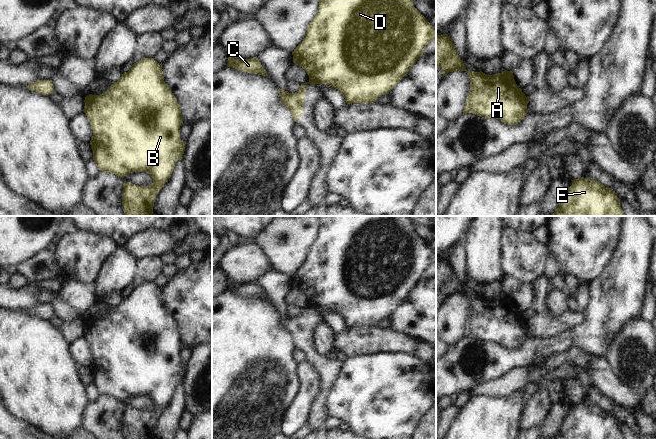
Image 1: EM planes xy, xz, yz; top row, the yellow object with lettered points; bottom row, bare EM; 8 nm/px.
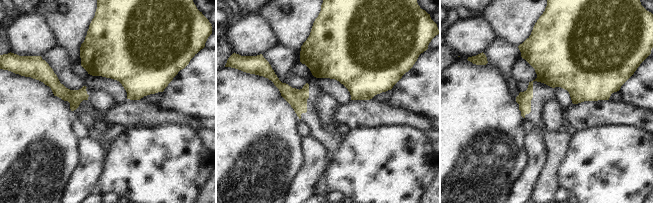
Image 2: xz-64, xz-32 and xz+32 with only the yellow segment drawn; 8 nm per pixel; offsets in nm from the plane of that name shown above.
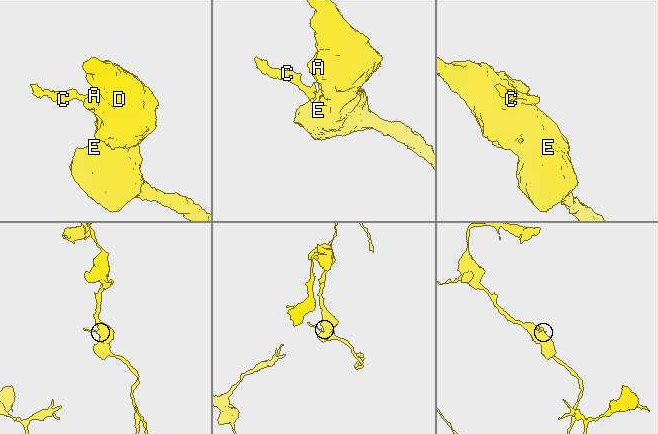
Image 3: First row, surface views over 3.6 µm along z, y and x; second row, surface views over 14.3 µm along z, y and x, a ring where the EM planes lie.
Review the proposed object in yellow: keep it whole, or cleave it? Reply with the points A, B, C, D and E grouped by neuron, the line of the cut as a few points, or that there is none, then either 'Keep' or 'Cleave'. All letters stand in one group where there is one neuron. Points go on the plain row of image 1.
Groups: A B D E / C. Split along xz (309, 305), (314, 308). Cleave

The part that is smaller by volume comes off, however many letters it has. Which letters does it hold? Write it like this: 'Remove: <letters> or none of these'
Remove: C

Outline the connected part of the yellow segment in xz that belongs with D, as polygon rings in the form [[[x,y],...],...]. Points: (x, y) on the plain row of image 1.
[[[322,216],[319,217],[317,238],[309,248],[302,267],[294,273],[292,279],[293,286],[307,296],[309,306],[312,308],[325,308],[338,313],[347,328],[374,327],[378,321],[389,318],[393,311],[409,296],[417,283],[423,279],[426,269],[434,263],[436,263],[436,254],[413,230],[413,223],[407,216]]]

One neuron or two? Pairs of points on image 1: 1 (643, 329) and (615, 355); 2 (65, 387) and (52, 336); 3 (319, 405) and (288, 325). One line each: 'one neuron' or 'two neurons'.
1: one neuron
2: one neuron
3: one neuron

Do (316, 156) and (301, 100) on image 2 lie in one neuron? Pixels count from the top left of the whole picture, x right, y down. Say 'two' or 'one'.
two

